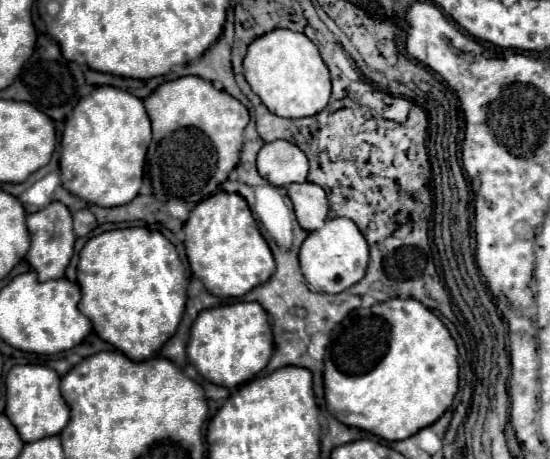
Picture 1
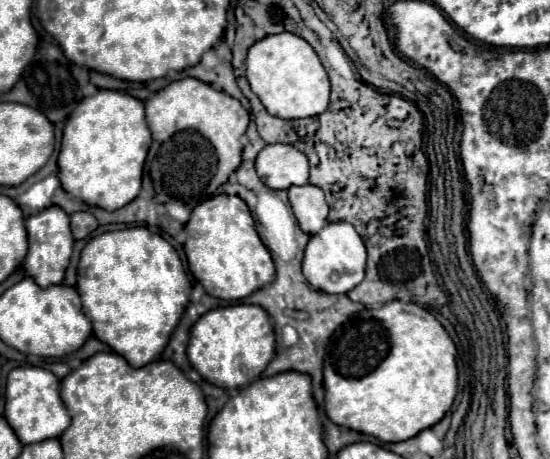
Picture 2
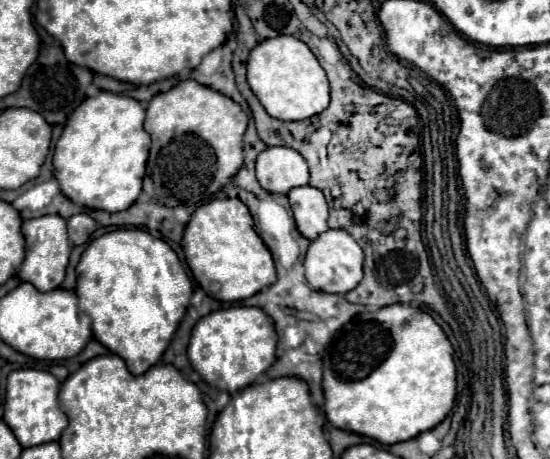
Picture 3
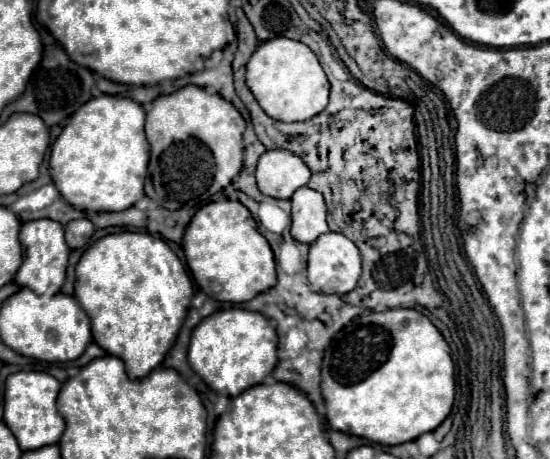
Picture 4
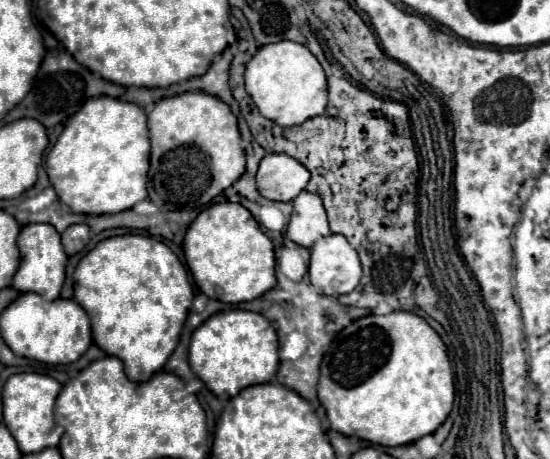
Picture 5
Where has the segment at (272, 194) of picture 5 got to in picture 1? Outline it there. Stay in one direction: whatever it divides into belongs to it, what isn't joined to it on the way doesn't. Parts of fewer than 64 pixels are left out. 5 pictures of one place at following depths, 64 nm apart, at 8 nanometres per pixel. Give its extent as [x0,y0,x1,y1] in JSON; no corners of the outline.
[258,140,308,186]

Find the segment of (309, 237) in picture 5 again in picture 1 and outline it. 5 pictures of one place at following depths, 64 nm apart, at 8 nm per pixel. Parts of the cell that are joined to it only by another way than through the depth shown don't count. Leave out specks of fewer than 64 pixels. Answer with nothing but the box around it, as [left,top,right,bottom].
[288,182,328,232]

